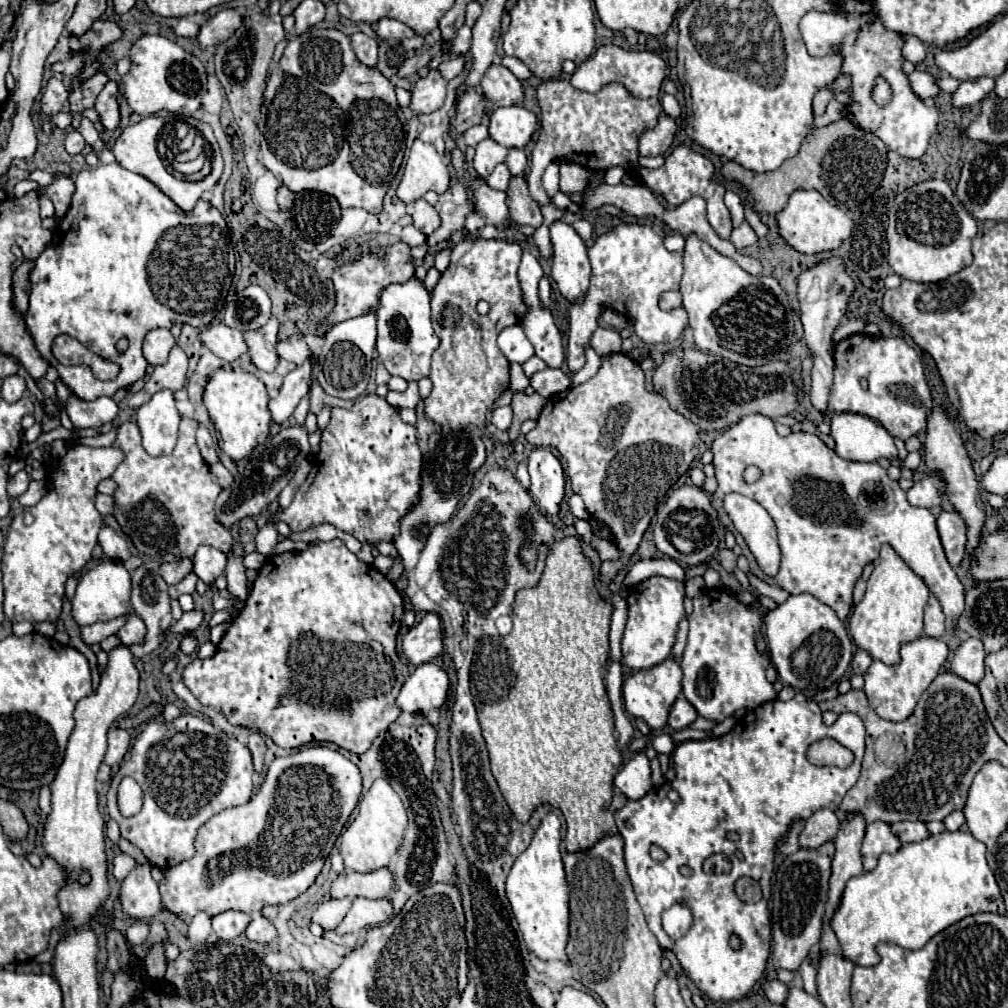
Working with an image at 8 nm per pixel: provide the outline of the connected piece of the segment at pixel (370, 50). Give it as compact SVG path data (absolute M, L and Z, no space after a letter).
M355 32L351 36L351 44L353 44L353 50L355 50L357 58L365 66L371 66L371 68L377 66L377 40L375 38L371 38L363 32Z

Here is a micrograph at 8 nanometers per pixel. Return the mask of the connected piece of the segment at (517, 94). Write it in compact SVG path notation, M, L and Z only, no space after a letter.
M493 64L483 74L481 90L483 90L483 98L489 102L485 116L491 116L491 112L495 112L495 108L523 104L523 100L525 100L521 82L505 66L499 66L499 64Z

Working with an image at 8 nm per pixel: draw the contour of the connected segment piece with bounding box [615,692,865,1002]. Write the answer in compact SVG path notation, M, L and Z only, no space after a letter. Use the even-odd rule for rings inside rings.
M799 692L799 694L795 694L795 696L793 696L791 700L787 700L787 702L771 700L771 702L765 702L763 706L757 706L755 710L747 712L747 714L737 722L737 726L735 726L731 732L727 732L725 736L681 742L681 744L675 748L675 752L673 752L673 764L675 764L675 772L677 772L677 774L675 774L675 780L673 780L671 784L663 784L661 788L653 788L653 790L647 792L647 796L643 796L641 800L627 802L621 810L615 812L617 828L619 828L619 834L623 836L623 842L625 842L627 874L629 874L629 878L631 878L631 882L633 882L633 888L635 888L635 894L637 894L637 902L639 902L641 908L643 908L643 914L645 914L645 920L647 920L647 924L649 924L649 930L657 936L661 948L667 948L667 950L671 948L671 950L673 950L673 954L677 956L677 960L679 960L681 966L685 968L689 980L693 980L695 986L697 986L701 992L709 994L709 998L713 998L715 1002L739 1000L739 998L743 998L745 994L749 994L755 984L759 984L759 982L763 980L763 976L765 976L763 972L765 972L767 958L769 958L769 946L771 946L771 944L769 944L769 942L771 942L771 922L769 922L769 908L767 908L767 904L769 904L769 896L771 896L771 876L773 876L775 846L777 846L777 842L789 832L789 828L791 828L791 824L793 824L795 820L807 820L807 818L809 818L815 810L819 810L819 808L829 808L829 810L837 810L837 808L839 808L839 804L841 804L843 796L847 794L847 790L859 780L859 770L861 770L863 752L865 752L865 728L863 728L863 720L859 720L859 716L855 716L855 714L851 714L851 712L845 712L845 714L839 714L839 718L837 718L837 722L835 722L833 726L825 726L823 720L821 720L819 704L817 704L815 700L811 700L809 696L805 696L805 694ZM821 738L835 738L839 744L843 744L845 748L849 748L849 750L855 754L853 764L851 764L849 768L845 768L845 770L841 770L841 768L837 768L837 766L813 766L813 764L809 764L807 758L805 758L805 750L809 748L809 744L813 744L813 742L817 742L817 740L821 740ZM669 788L679 792L679 796L681 796L681 802L679 802L679 804L673 804L671 800L667 800L667 790L669 790ZM651 844L661 846L661 848L667 852L667 858L661 860L661 862L653 860L653 858L649 856L649 846L651 846ZM731 848L733 848L733 850L743 850L743 858L737 858L735 854L731 854ZM715 852L723 852L723 854L731 860L733 868L731 868L729 874L705 874L705 872L703 872L703 868L701 868L703 860L705 860L707 856L715 854ZM741 876L749 876L749 878L753 878L753 880L757 880L757 882L761 884L763 898L761 898L759 902L755 902L755 904L745 904L745 902L741 902L741 900L737 898L737 894L735 894L735 882L737 882ZM679 900L685 900L685 902L691 906L691 910L693 910L693 926L691 926L689 934L683 936L681 940L671 940L671 938L667 938L667 934L665 934L663 928L661 928L661 912L663 912L665 908L671 908L671 906L673 906L675 902L679 902ZM731 936L737 936L737 938L741 940L741 948L739 948L739 950L735 950L735 948L729 944L729 938L731 938Z

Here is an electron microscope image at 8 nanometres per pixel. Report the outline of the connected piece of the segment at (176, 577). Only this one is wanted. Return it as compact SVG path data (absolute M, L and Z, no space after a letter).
M179 558L179 560L169 562L169 564L163 564L163 566L159 568L161 578L163 578L169 586L181 582L189 572L193 572L193 560L191 560L191 558Z

